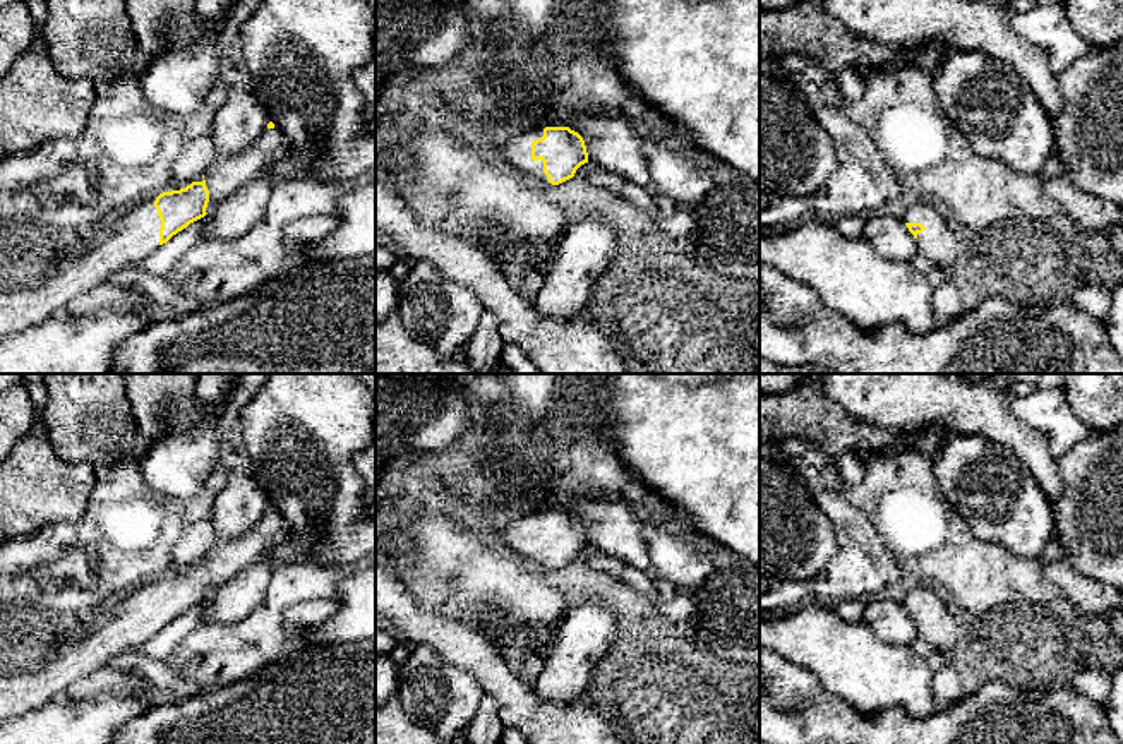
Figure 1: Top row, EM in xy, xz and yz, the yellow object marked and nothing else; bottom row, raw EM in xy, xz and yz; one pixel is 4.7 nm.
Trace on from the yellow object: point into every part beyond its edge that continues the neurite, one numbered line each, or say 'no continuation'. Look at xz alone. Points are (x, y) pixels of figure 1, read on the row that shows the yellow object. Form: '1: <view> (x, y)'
1: xz (516, 153)

